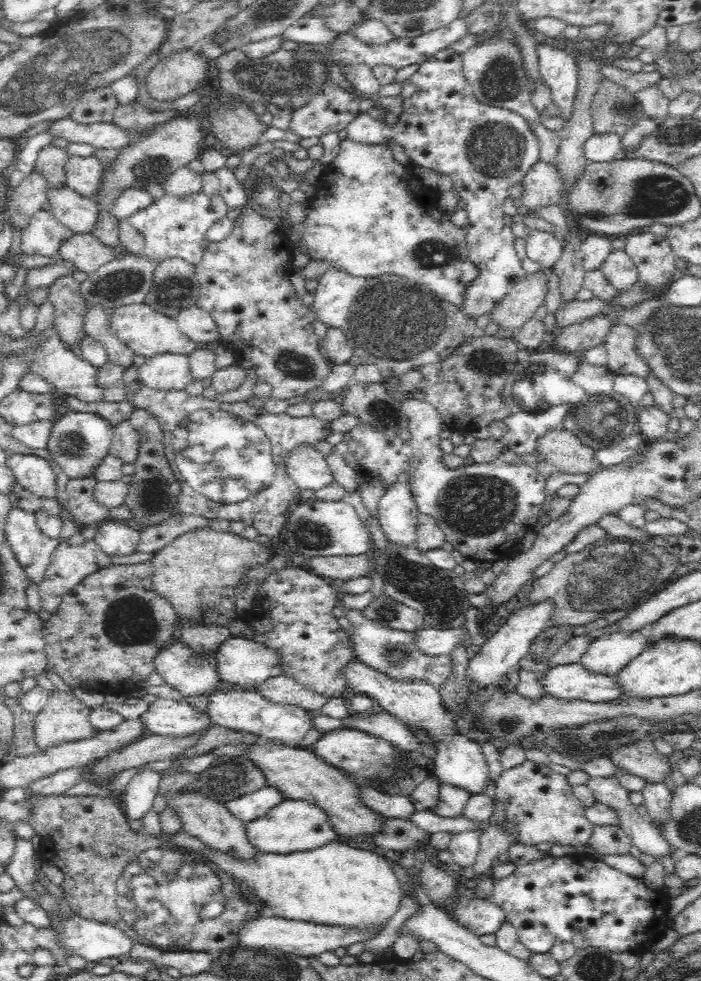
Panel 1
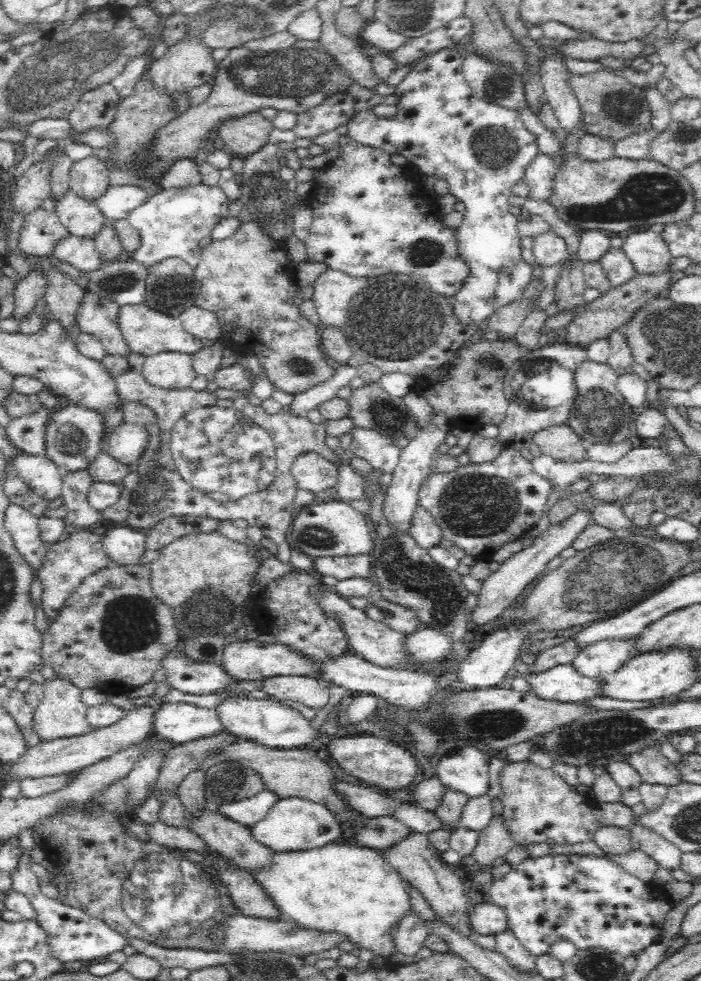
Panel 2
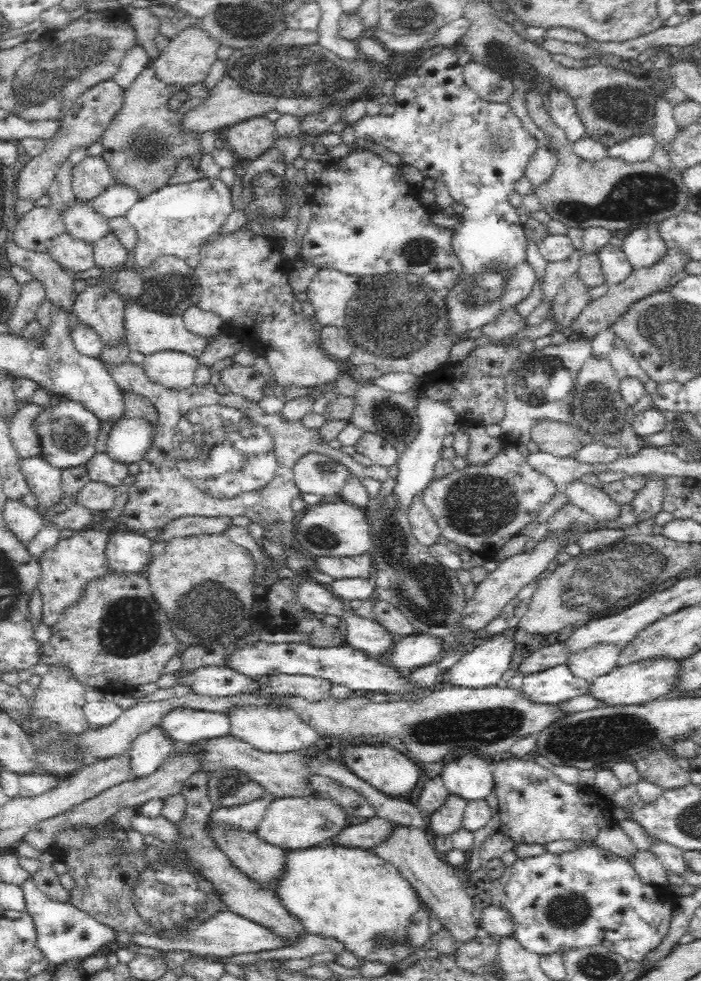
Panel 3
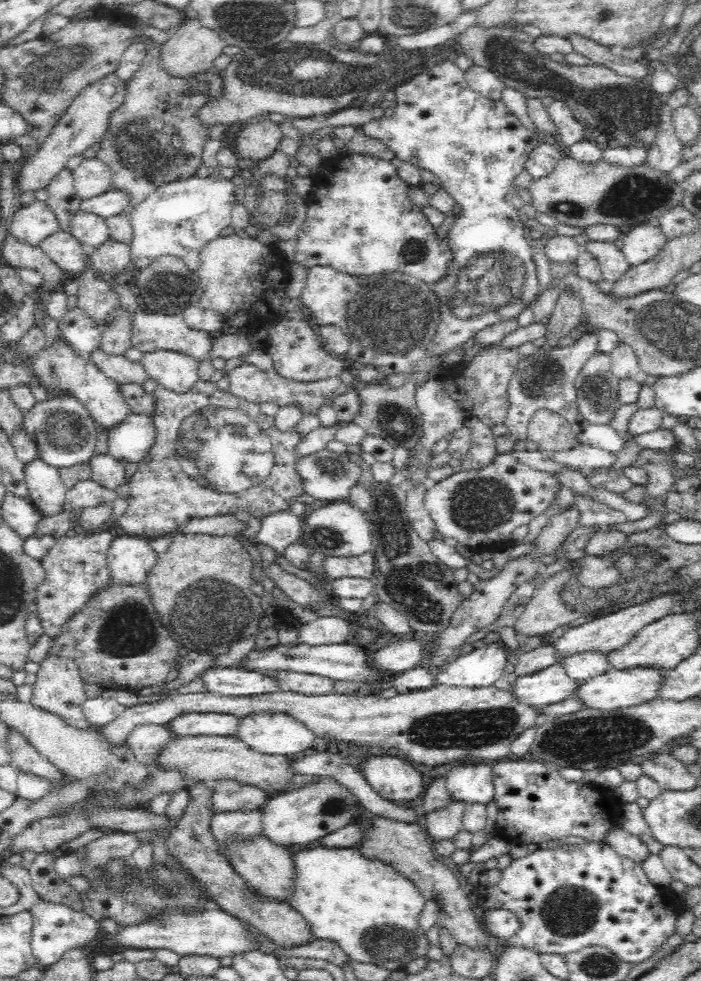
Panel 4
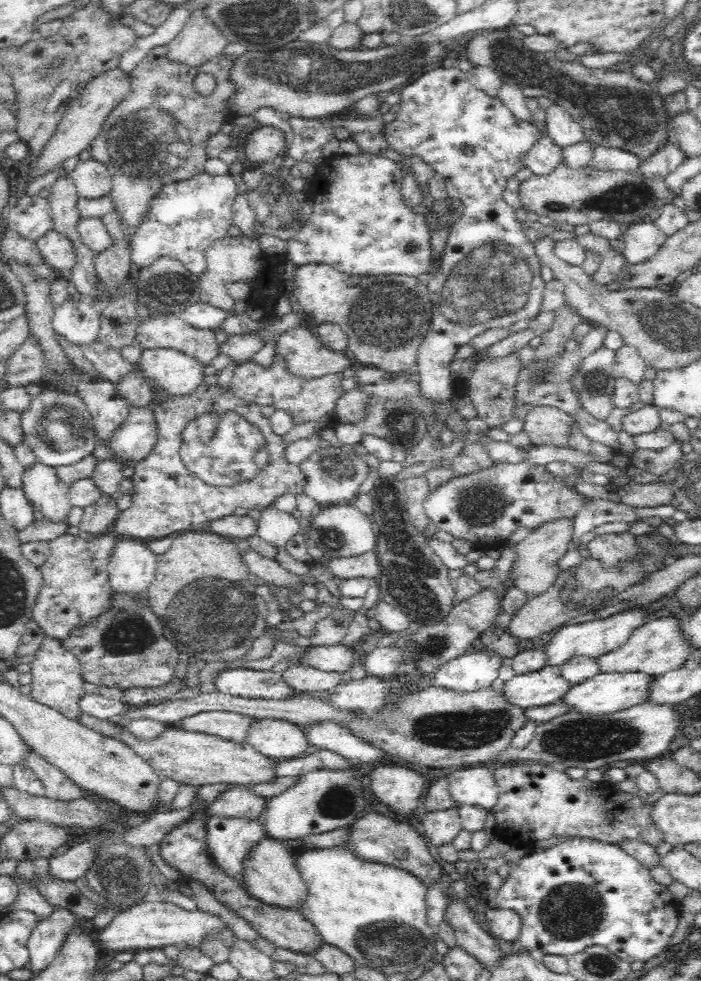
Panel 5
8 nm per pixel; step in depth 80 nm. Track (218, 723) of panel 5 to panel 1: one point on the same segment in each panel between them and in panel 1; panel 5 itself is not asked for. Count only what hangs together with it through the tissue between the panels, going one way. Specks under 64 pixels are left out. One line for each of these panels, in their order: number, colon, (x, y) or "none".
1: (164, 717)
2: (178, 722)
3: (183, 725)
4: (192, 724)

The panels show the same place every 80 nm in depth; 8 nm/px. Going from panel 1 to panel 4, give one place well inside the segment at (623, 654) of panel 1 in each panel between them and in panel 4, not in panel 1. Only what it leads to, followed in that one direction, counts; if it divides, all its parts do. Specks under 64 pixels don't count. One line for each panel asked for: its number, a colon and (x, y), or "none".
2: (598, 661)
3: (597, 661)
4: (584, 665)

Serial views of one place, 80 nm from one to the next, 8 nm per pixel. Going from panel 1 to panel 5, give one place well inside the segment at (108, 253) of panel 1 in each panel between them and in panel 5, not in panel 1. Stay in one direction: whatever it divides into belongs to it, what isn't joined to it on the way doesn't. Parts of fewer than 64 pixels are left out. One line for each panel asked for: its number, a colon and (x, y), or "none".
2: (80, 252)
3: (75, 256)
4: (68, 253)
5: (58, 251)

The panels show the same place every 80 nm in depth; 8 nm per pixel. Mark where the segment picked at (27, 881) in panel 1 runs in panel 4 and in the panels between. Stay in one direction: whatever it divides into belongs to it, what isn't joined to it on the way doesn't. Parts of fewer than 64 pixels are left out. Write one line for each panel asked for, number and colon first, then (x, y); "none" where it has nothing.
2: (70, 934)
3: (63, 932)
4: (56, 928)

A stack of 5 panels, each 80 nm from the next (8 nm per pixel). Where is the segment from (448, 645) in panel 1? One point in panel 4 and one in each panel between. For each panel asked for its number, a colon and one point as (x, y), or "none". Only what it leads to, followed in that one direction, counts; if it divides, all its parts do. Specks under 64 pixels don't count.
2: (424, 644)
3: (408, 653)
4: (402, 655)

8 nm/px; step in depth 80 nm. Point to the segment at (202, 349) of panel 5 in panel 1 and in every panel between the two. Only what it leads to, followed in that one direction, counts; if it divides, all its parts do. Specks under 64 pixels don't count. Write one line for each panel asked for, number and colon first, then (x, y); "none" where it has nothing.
1: (145, 331)
2: (147, 332)
3: (148, 332)
4: (151, 332)

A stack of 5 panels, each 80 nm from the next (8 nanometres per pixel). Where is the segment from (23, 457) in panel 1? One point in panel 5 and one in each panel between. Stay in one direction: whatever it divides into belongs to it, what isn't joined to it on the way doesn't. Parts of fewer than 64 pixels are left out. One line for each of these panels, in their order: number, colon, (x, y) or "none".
2: (39, 472)
3: (44, 480)
4: (46, 491)
5: (47, 494)

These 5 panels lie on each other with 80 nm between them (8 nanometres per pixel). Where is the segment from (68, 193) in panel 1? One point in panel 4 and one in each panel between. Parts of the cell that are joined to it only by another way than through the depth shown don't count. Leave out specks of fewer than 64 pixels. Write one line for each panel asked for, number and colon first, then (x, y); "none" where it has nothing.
2: (82, 218)
3: (81, 221)
4: (91, 230)

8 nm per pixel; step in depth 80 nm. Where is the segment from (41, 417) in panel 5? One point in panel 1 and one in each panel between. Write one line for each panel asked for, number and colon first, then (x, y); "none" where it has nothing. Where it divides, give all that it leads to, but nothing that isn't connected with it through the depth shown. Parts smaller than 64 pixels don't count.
1: (78, 442)
2: (74, 435)
3: (67, 432)
4: (64, 434)

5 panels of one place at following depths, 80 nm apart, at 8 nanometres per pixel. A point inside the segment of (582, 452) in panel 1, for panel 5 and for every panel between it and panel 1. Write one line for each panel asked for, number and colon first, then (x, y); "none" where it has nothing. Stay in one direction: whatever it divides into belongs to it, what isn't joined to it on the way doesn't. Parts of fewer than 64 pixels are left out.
2: (560, 442)
3: (561, 439)
4: (551, 432)
5: (543, 424)

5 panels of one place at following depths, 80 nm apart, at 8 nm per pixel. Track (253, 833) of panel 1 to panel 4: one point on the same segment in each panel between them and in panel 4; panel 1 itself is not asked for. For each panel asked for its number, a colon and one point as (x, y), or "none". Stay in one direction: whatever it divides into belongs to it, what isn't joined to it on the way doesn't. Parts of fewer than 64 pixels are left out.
2: (293, 824)
3: (290, 823)
4: (301, 816)

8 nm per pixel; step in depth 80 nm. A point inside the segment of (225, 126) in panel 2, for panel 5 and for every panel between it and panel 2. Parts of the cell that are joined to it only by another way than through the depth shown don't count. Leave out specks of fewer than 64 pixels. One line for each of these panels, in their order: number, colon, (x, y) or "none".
3: (251, 138)
4: (260, 137)
5: (266, 143)

